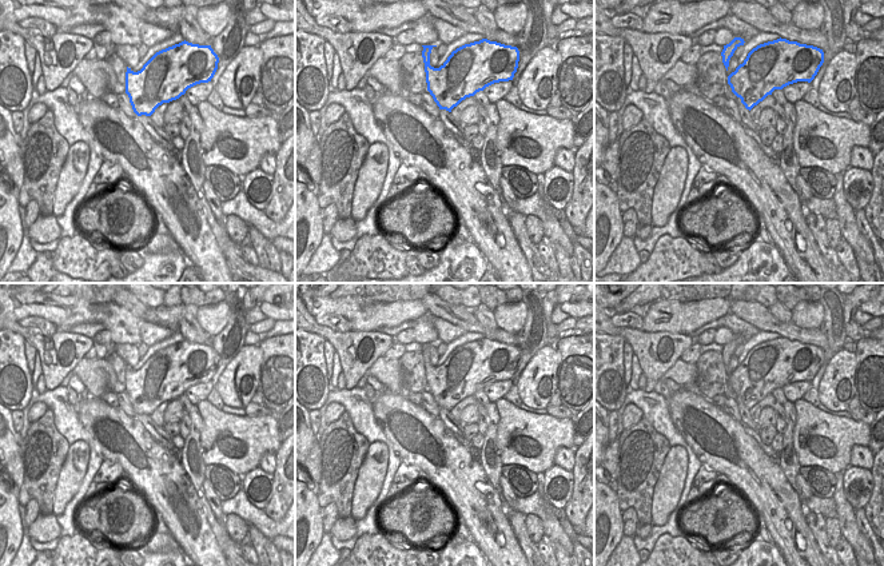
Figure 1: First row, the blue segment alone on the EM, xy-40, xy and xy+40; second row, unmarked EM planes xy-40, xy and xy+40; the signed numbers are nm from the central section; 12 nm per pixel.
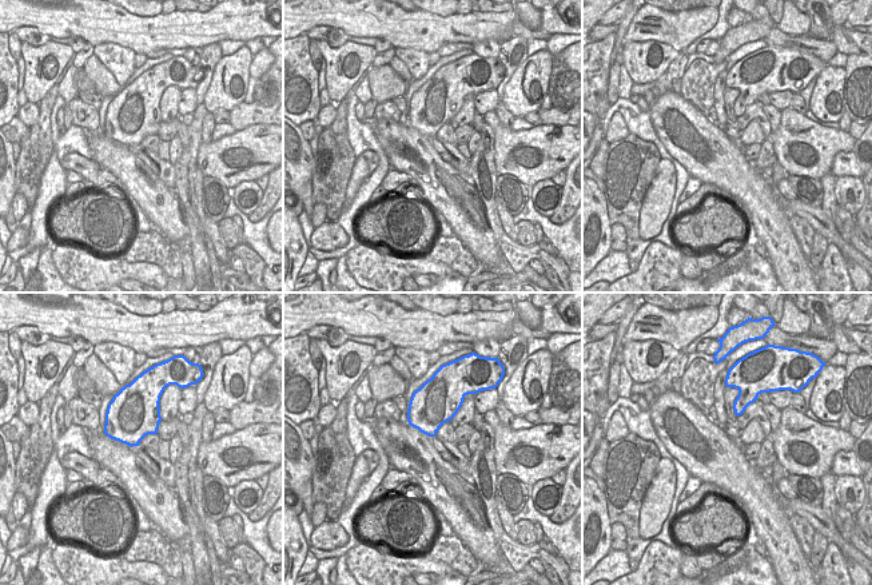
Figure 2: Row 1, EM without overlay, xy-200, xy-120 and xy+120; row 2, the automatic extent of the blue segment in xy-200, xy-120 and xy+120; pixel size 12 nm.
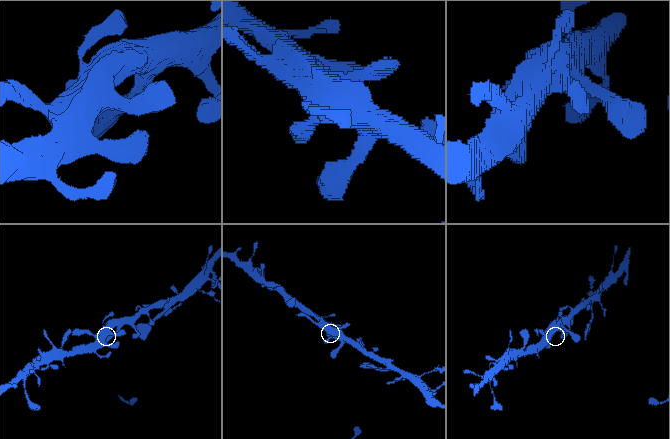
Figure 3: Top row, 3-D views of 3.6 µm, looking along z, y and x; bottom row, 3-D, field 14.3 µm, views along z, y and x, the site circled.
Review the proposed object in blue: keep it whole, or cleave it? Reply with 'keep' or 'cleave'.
keep

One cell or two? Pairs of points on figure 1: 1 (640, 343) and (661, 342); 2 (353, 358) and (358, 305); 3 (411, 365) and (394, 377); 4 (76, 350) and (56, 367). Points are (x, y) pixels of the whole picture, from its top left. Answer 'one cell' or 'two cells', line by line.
1: one cell
2: two cells
3: two cells
4: one cell

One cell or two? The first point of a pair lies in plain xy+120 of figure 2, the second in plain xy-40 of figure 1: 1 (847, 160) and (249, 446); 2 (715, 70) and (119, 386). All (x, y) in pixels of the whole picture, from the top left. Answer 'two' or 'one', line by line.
1: two
2: one

